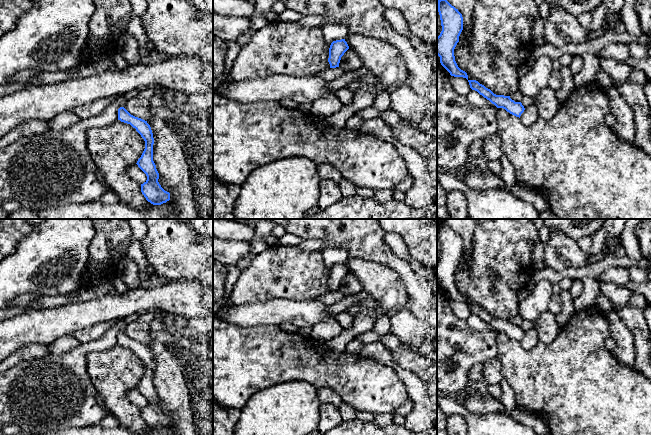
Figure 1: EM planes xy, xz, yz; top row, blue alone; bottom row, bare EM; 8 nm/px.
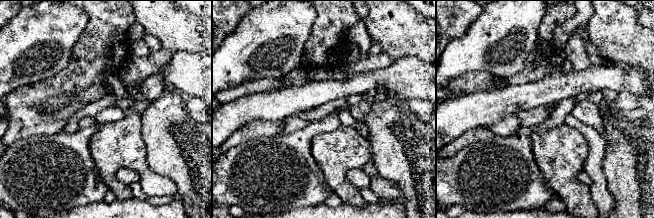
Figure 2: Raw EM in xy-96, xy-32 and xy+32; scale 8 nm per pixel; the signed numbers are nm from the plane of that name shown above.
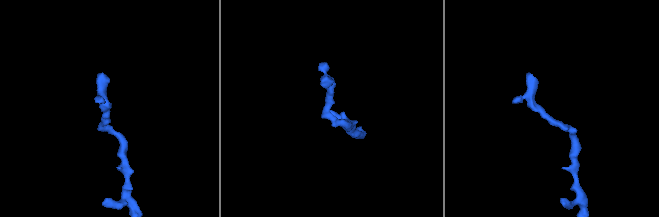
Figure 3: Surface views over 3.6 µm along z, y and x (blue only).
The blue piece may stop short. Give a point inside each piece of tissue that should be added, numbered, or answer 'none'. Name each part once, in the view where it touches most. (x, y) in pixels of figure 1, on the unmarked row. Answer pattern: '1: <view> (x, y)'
none

